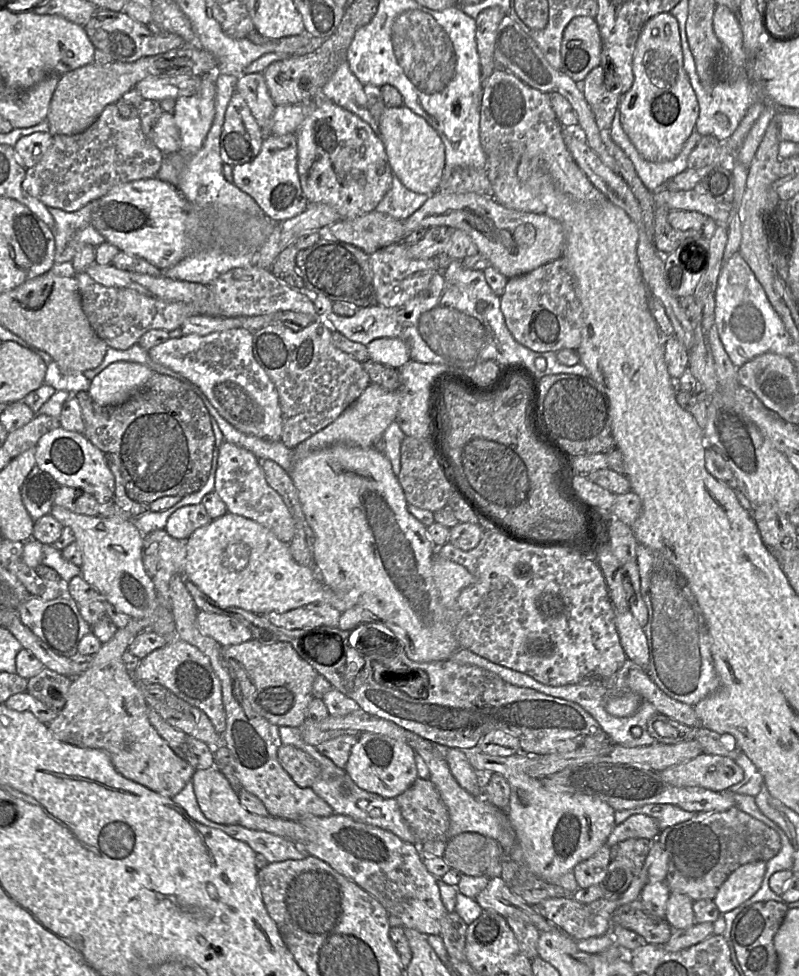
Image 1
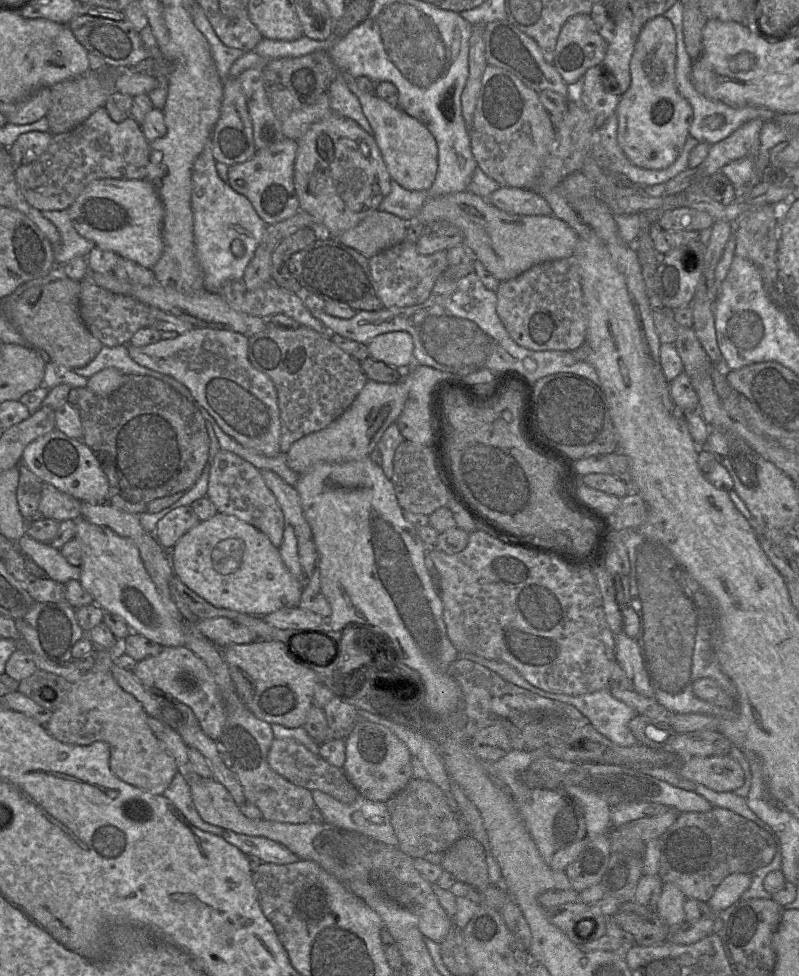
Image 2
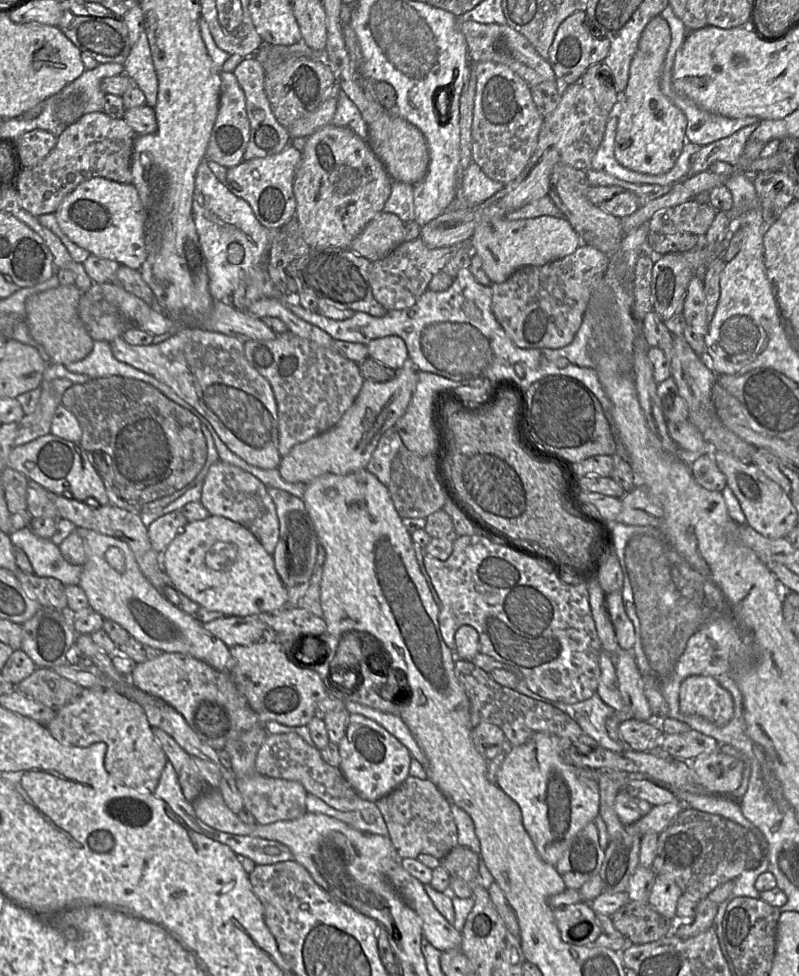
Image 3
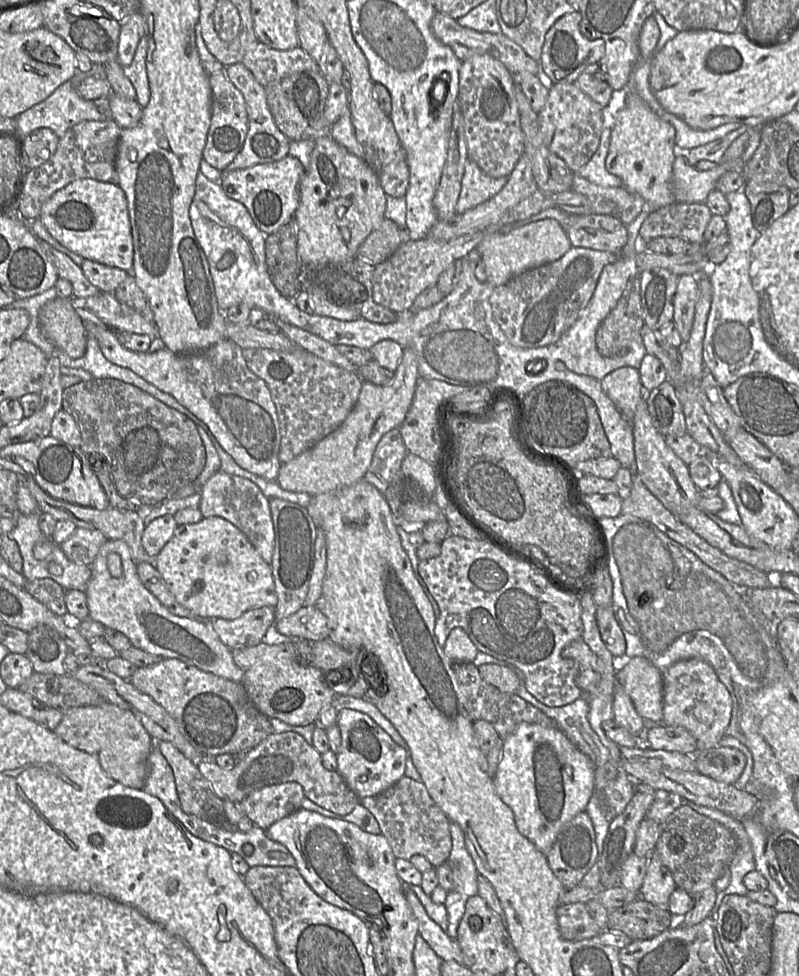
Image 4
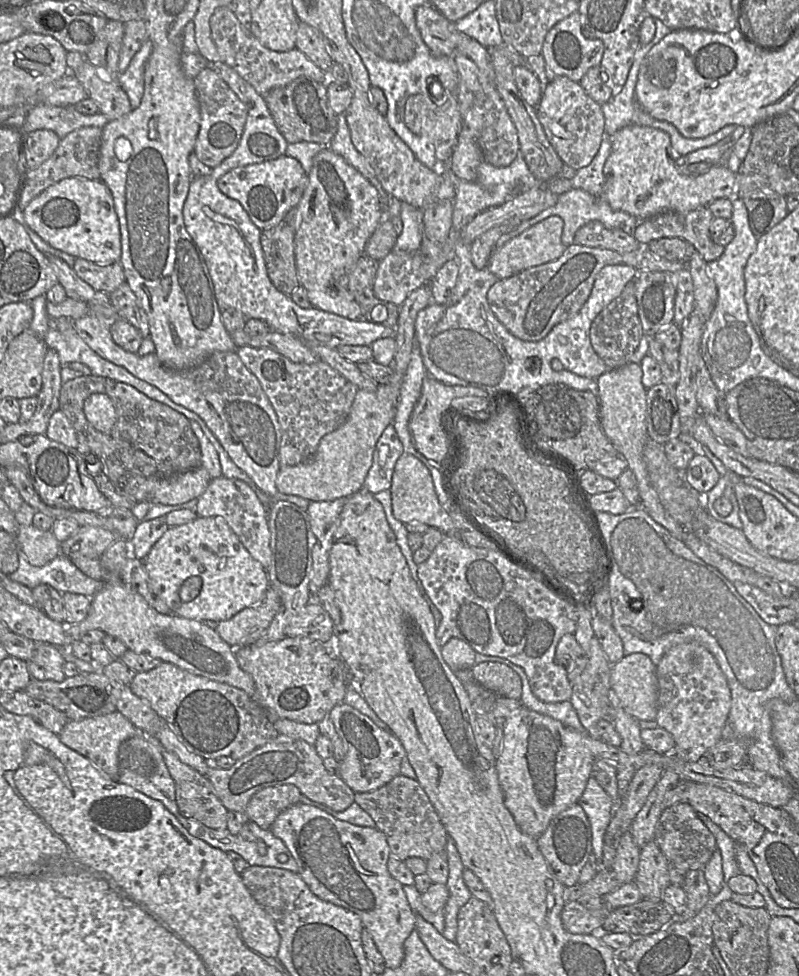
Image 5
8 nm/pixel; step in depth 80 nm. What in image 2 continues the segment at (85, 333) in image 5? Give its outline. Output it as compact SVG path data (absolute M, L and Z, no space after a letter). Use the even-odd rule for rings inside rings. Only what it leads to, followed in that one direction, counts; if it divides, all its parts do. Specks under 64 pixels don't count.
M194 327L174 339L160 340L147 346L127 345L128 354L137 364L168 375L184 385L192 398L216 421L225 434L243 447L274 457L280 453L280 411L277 391L271 379L255 369L248 359L248 337L229 330Z

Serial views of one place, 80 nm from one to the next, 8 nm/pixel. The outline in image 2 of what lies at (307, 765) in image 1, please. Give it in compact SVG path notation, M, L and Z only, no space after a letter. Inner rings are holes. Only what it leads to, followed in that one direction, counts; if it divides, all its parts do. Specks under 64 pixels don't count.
M275 738L268 753L267 761L273 771L293 784L310 791L320 790L343 803L352 803L359 792L352 784L342 768L336 767L312 753L300 742L290 739Z

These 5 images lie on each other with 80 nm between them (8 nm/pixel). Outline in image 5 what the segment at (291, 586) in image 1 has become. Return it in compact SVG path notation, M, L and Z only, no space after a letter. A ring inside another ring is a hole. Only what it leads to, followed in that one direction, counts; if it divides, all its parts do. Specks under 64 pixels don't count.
M197 517L186 524L169 527L153 545L148 555L144 558L143 563L148 574L151 592L160 597L167 604L172 615L199 622L212 621L218 623L220 621L229 620L244 608L260 603L264 599L267 589L270 587L268 570L250 555L237 535L231 530L222 517Z

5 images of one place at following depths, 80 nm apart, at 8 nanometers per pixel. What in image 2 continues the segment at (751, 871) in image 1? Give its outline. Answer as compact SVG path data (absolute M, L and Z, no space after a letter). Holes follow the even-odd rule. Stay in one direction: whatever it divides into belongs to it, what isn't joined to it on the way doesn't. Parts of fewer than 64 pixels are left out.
M735 873L723 879L707 904L713 912L720 912L732 906L751 884L751 874Z

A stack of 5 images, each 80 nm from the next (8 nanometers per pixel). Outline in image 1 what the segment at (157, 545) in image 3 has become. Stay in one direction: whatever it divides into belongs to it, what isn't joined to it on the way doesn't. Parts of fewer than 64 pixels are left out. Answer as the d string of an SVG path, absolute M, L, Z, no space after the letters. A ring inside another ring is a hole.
M202 504L188 505L172 513L164 529L171 537L186 540L196 529L212 520Z

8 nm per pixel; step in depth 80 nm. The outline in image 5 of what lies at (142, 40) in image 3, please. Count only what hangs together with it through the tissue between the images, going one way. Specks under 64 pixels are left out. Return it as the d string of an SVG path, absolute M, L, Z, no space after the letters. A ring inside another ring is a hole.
M144 42L126 71L119 75L118 82L127 94L132 110L139 108L142 101L145 90L145 66L152 50L152 42Z

